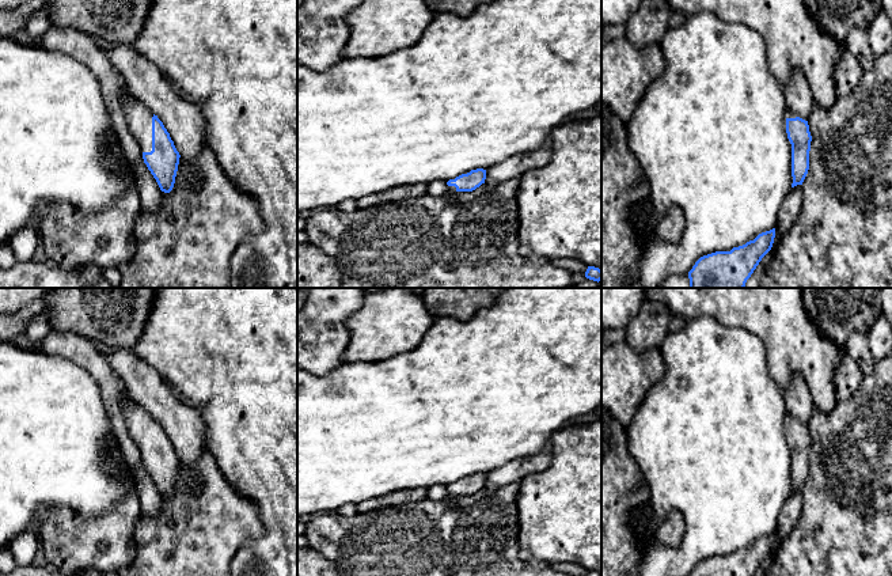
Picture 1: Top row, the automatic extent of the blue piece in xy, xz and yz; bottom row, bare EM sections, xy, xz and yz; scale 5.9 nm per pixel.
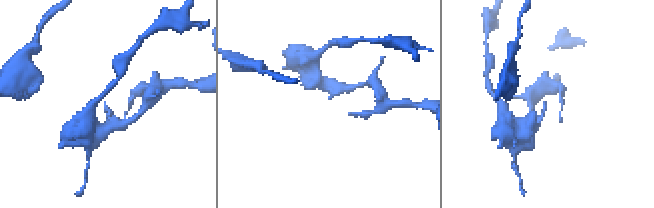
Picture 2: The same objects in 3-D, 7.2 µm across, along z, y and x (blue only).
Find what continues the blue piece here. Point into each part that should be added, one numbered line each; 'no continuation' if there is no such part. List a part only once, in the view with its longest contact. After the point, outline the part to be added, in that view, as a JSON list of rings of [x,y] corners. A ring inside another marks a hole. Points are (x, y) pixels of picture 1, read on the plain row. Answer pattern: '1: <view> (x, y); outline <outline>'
1: xy (139, 421); outline [[[129,394],[122,397],[122,412],[130,437],[137,444],[141,456],[152,455],[152,414],[143,409]]]

